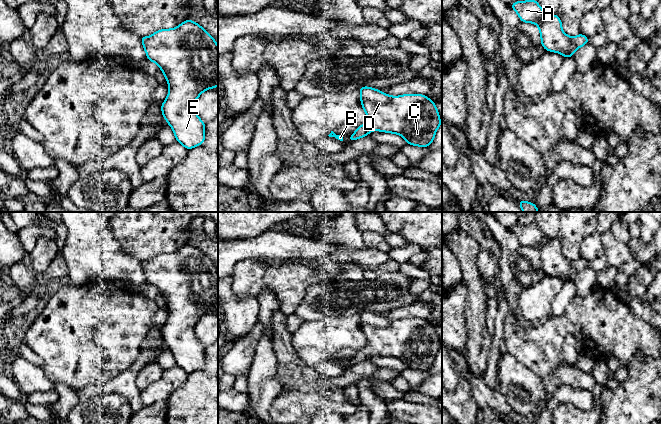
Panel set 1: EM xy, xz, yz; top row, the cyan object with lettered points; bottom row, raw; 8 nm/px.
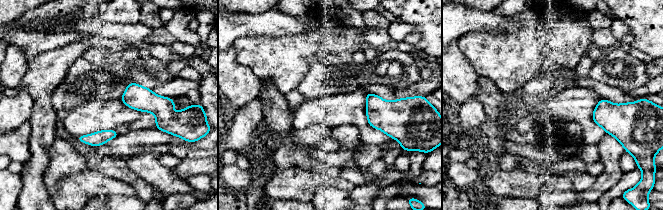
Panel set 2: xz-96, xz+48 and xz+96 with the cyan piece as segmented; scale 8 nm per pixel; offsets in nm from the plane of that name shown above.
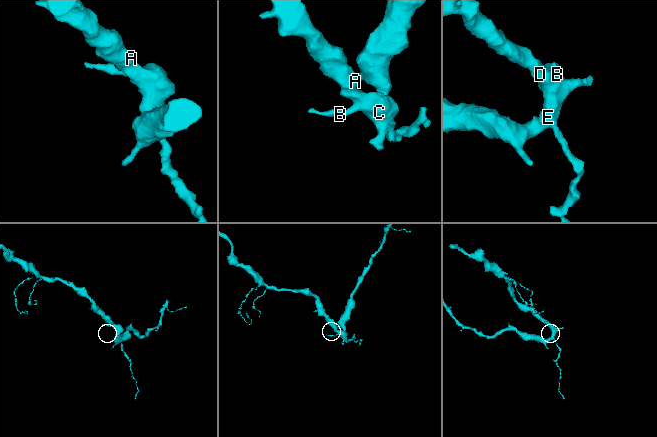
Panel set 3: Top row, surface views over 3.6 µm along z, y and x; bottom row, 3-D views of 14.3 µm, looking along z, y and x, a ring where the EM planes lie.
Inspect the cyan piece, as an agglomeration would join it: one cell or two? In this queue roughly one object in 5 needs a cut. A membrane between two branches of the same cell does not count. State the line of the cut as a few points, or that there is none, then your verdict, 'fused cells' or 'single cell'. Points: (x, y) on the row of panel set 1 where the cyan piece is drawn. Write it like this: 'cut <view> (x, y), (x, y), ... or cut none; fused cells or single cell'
cut none; single cell

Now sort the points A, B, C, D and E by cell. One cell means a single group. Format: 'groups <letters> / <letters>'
groups A B C D E

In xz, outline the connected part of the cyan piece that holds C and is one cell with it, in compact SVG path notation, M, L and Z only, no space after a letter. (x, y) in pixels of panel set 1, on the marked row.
M363 86L359 89L361 106L367 120L349 137L352 142L372 131L402 136L407 144L429 147L442 125L435 103L426 95L390 96L379 89Z

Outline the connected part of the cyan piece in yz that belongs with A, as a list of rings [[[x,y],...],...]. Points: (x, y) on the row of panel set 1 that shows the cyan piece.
[[[536,0],[516,1],[511,4],[521,22],[534,23],[538,26],[541,45],[546,51],[556,52],[565,58],[589,42],[589,38],[580,33],[571,37],[562,30],[562,22],[558,16],[547,15]]]

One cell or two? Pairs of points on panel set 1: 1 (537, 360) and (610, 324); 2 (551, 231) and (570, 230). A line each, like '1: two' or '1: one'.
1: one
2: two

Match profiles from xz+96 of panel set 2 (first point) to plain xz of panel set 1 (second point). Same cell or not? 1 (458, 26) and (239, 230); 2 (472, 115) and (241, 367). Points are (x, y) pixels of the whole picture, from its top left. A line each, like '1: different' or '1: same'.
1: different
2: same

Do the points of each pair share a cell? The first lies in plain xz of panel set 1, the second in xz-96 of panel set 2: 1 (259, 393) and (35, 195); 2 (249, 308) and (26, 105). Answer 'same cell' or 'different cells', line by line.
1: same cell
2: same cell

